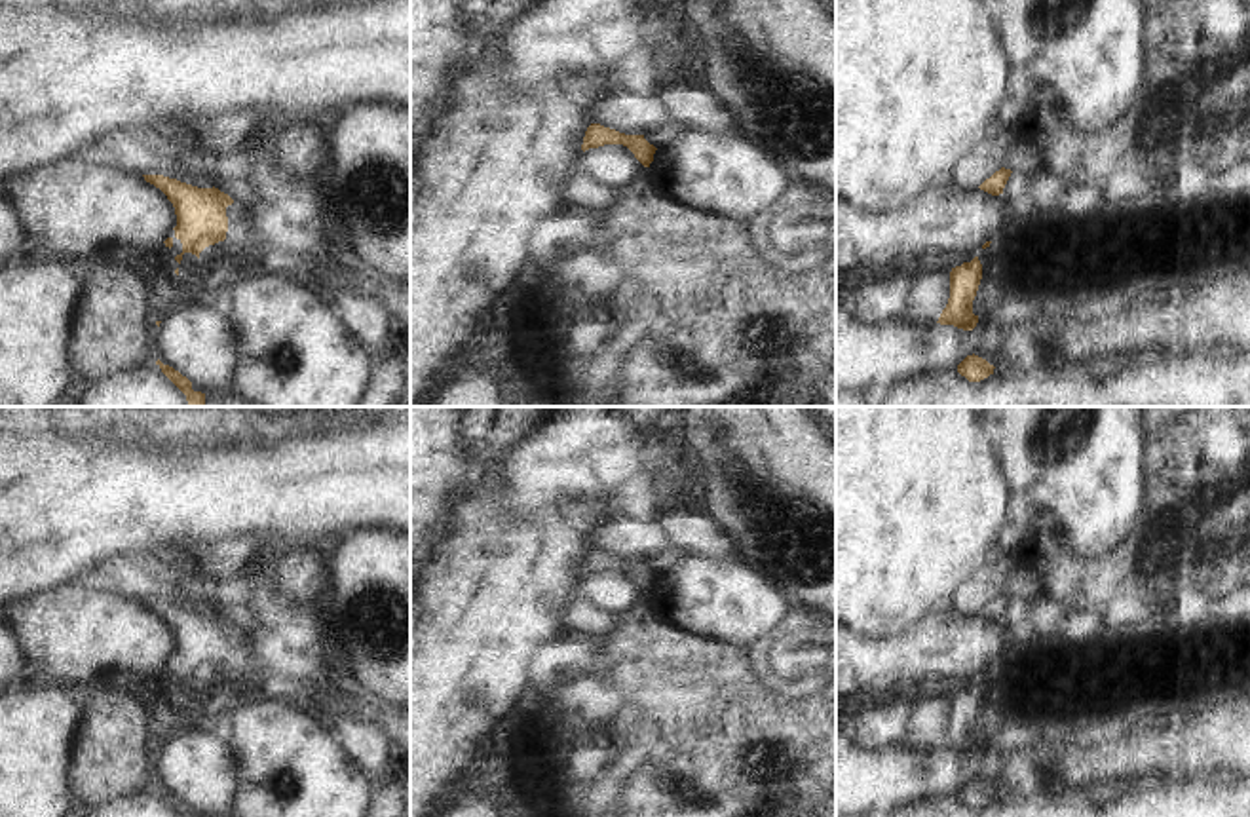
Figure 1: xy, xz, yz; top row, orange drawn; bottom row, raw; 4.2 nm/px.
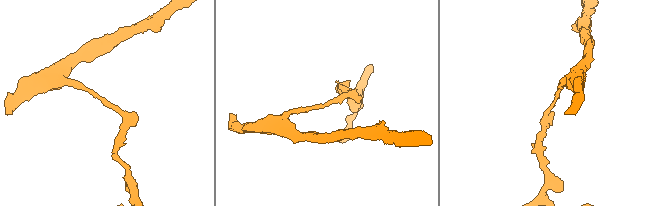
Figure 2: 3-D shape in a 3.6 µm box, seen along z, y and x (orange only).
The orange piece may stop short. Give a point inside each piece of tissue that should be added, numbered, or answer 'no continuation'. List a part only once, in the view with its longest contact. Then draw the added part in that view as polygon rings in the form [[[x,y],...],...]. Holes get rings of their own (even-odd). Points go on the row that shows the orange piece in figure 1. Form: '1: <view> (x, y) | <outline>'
no continuation

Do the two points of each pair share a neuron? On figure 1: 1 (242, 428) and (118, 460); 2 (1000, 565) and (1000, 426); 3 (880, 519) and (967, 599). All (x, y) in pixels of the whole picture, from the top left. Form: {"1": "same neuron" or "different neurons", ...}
{"1": "different neurons", "2": "different neurons", "3": "different neurons"}

